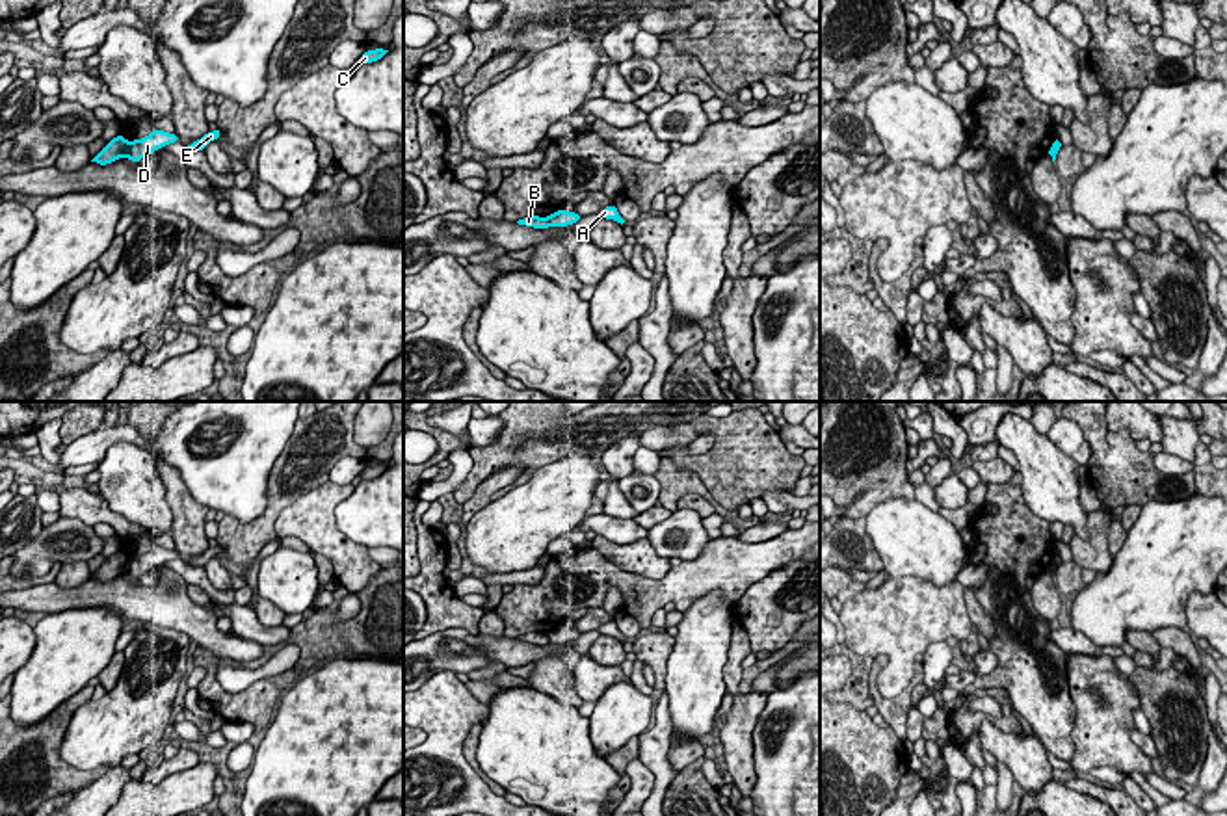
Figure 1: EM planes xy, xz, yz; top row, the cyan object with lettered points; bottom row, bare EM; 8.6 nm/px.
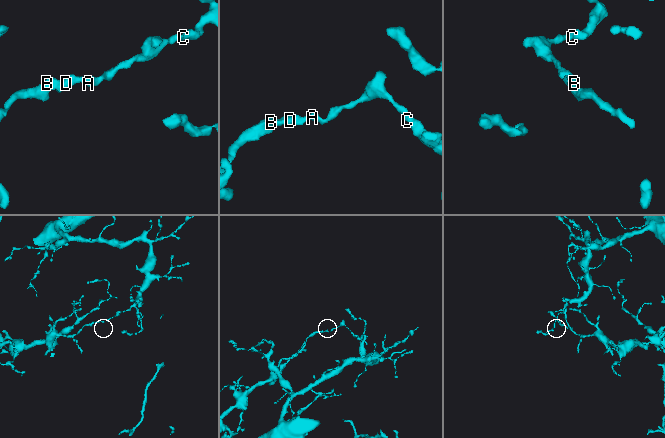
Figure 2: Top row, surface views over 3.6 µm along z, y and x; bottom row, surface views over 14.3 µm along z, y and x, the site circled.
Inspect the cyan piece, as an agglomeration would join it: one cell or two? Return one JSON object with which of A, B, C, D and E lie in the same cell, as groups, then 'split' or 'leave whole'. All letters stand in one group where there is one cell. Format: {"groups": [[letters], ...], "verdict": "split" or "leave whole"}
{"groups": [["A", "C", "D", "E"], ["B"]], "verdict": "split"}

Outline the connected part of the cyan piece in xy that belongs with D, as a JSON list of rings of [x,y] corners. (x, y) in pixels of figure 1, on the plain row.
[[[154,545],[149,552],[132,558],[128,574],[130,578],[138,580],[141,574],[177,558],[180,558],[180,554],[175,548],[169,550],[169,548]]]

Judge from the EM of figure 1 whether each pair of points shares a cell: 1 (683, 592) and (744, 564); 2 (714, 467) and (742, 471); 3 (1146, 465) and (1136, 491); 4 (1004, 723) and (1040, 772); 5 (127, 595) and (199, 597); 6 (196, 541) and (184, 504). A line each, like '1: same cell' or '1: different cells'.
1: same cell
2: same cell
3: same cell
4: different cells
5: different cells
6: same cell

